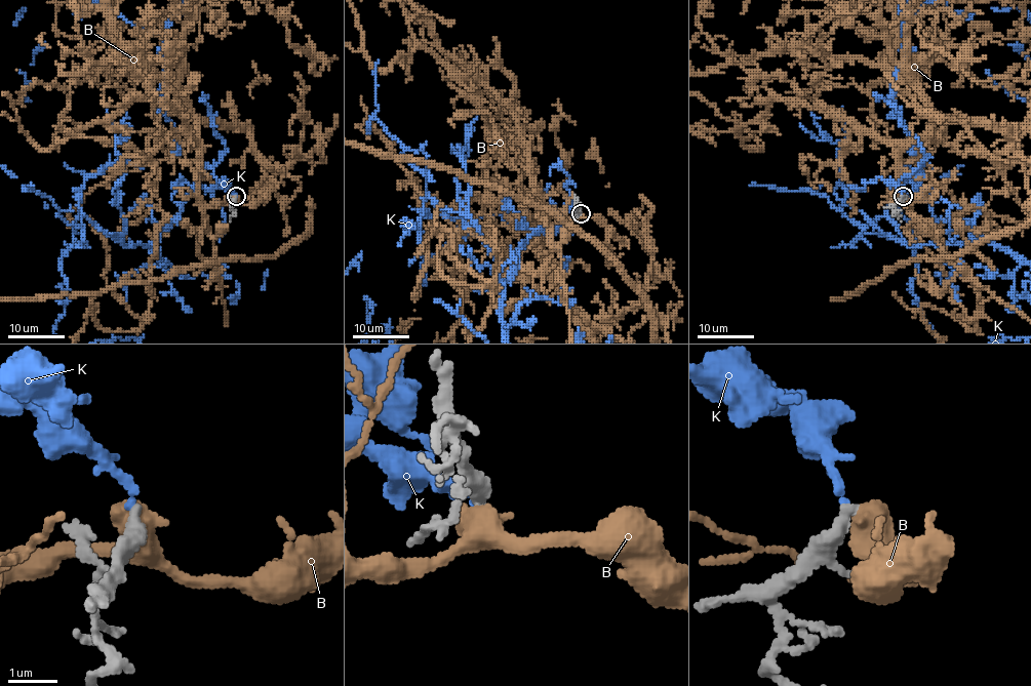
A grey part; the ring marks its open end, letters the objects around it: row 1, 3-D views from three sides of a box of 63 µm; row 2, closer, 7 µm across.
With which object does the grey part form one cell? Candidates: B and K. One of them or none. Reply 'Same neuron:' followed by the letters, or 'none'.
Same neuron: none

